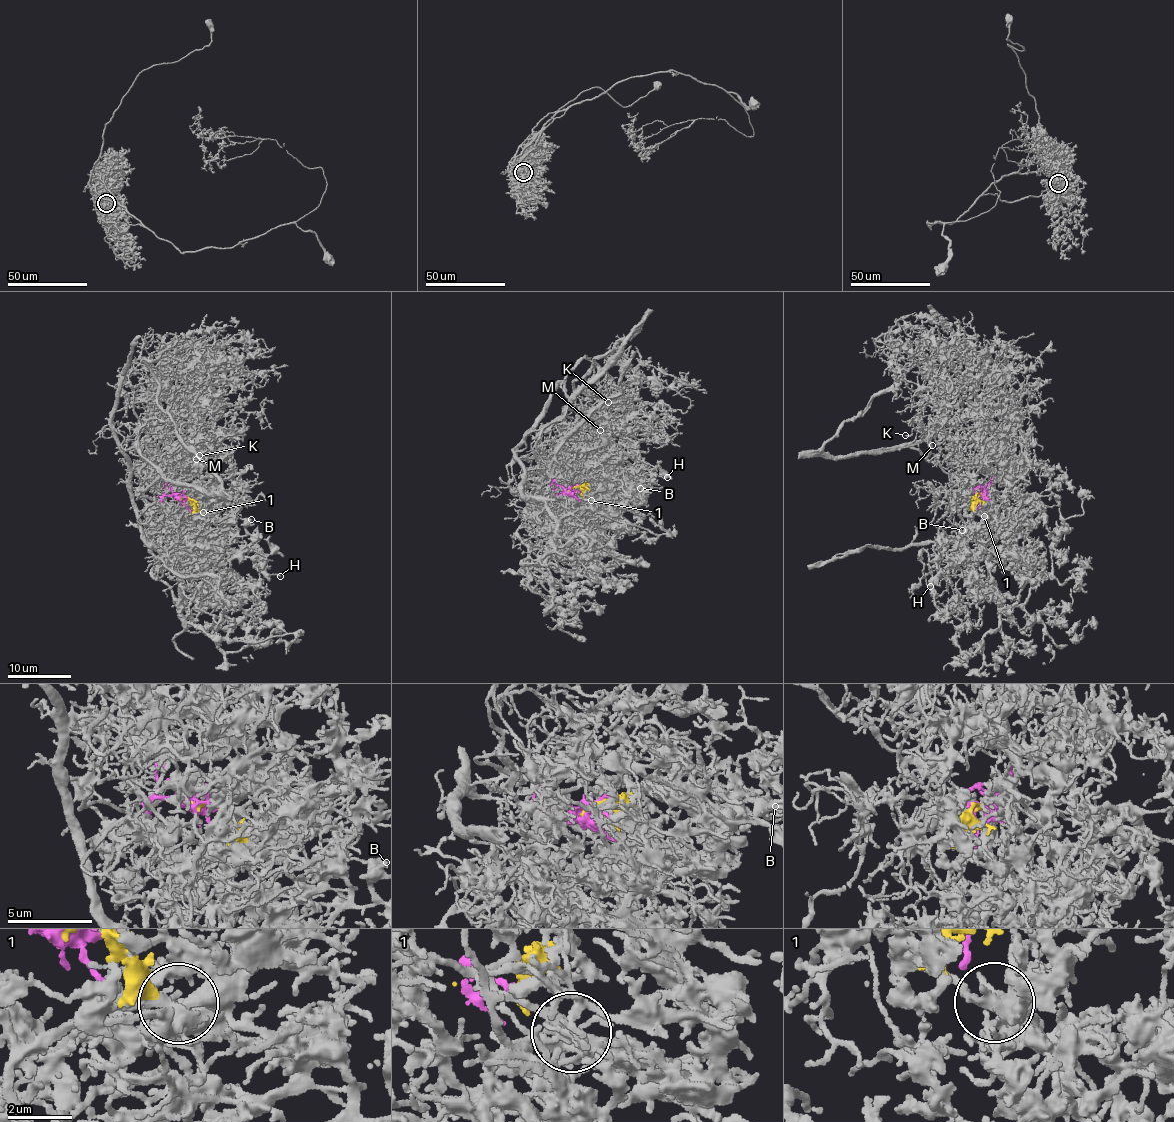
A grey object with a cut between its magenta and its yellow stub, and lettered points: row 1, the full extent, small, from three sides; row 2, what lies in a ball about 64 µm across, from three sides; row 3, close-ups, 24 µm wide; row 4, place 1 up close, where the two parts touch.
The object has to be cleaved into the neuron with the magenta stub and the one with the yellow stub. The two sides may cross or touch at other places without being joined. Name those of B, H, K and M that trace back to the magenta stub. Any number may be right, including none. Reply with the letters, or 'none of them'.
K, M

